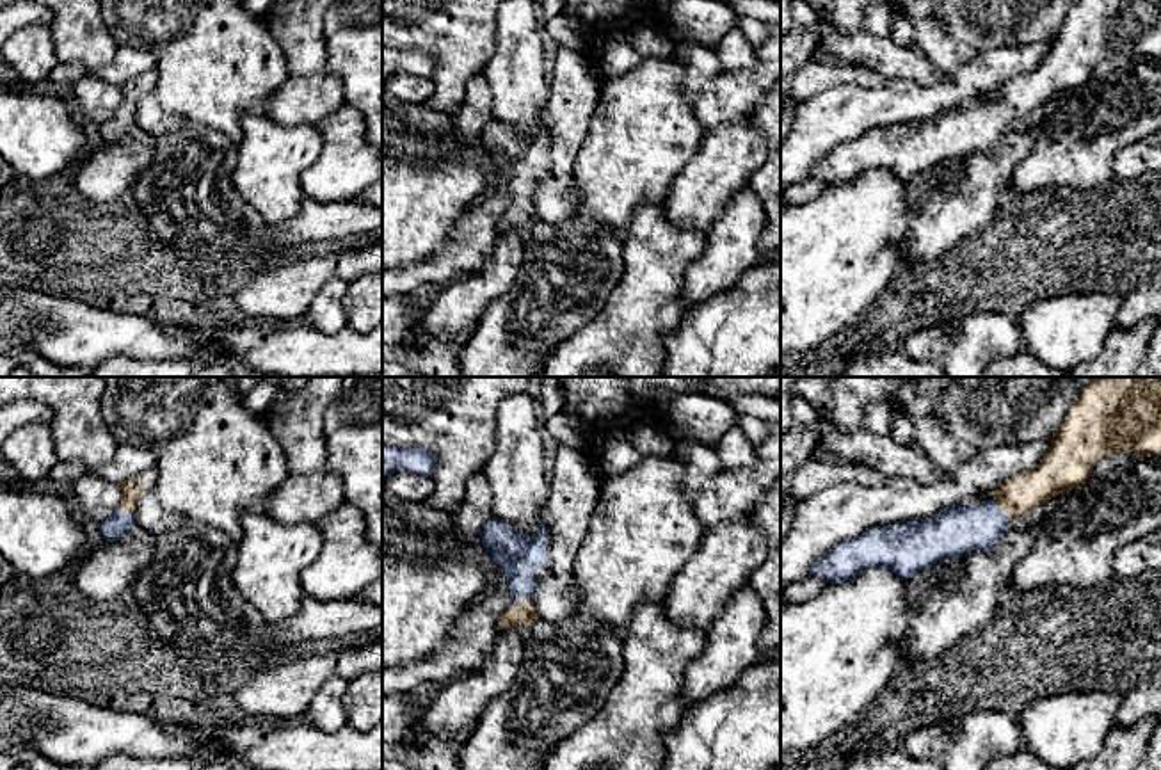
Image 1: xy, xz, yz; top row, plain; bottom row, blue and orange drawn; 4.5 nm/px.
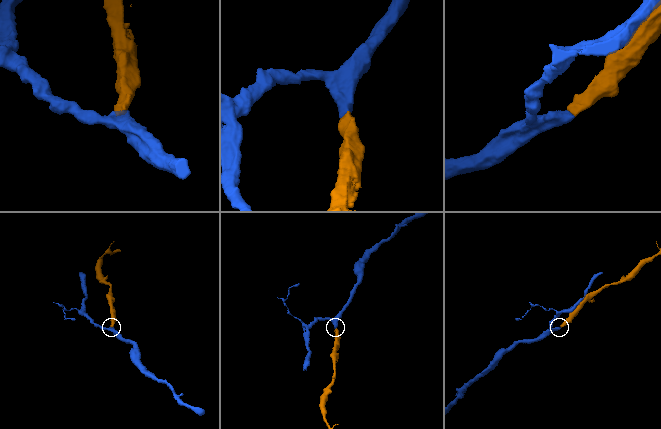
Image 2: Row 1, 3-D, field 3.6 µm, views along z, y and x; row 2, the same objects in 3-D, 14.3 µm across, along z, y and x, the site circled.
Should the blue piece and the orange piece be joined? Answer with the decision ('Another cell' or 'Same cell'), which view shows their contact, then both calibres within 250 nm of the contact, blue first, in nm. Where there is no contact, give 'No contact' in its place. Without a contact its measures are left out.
Same cell. Touches blue in xz. Thickness 190 nm (blue) against 120 nm

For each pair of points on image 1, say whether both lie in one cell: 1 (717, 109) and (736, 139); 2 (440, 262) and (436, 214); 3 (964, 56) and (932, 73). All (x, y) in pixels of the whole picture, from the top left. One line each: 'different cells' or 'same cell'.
1: different cells
2: different cells
3: different cells

